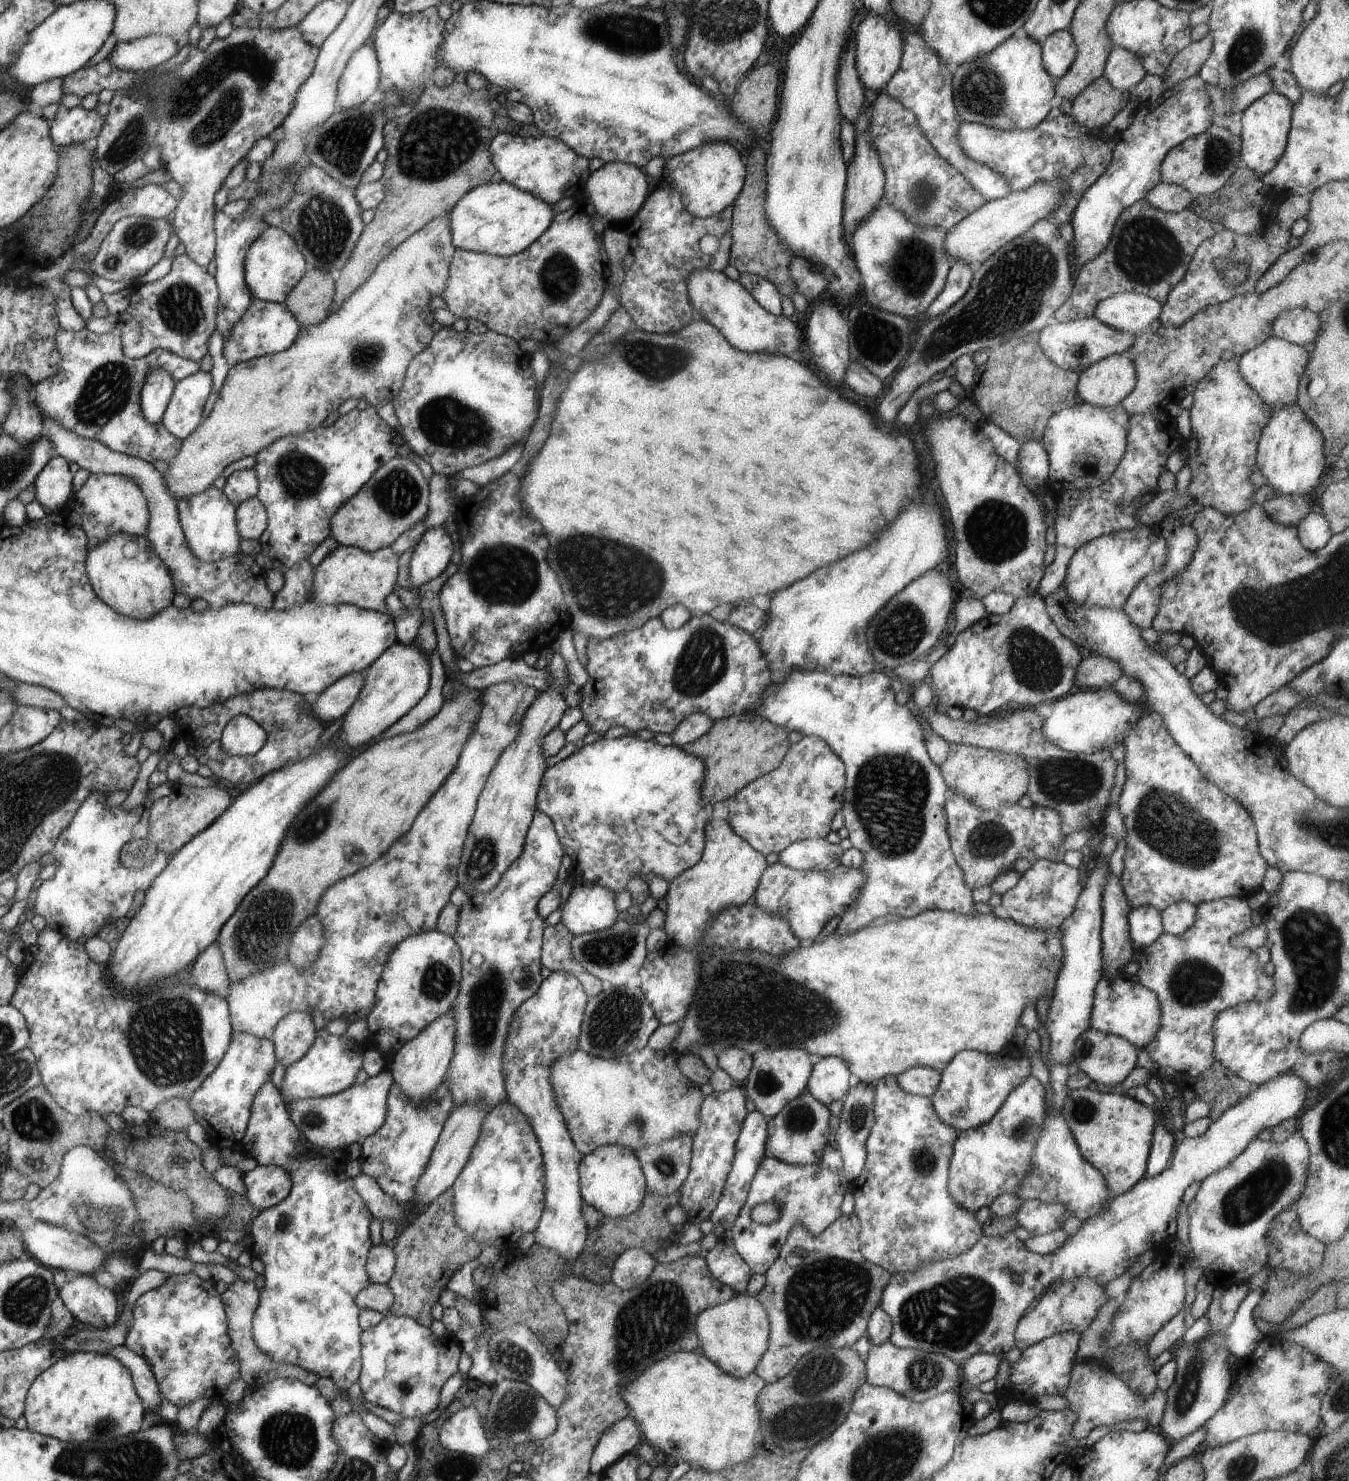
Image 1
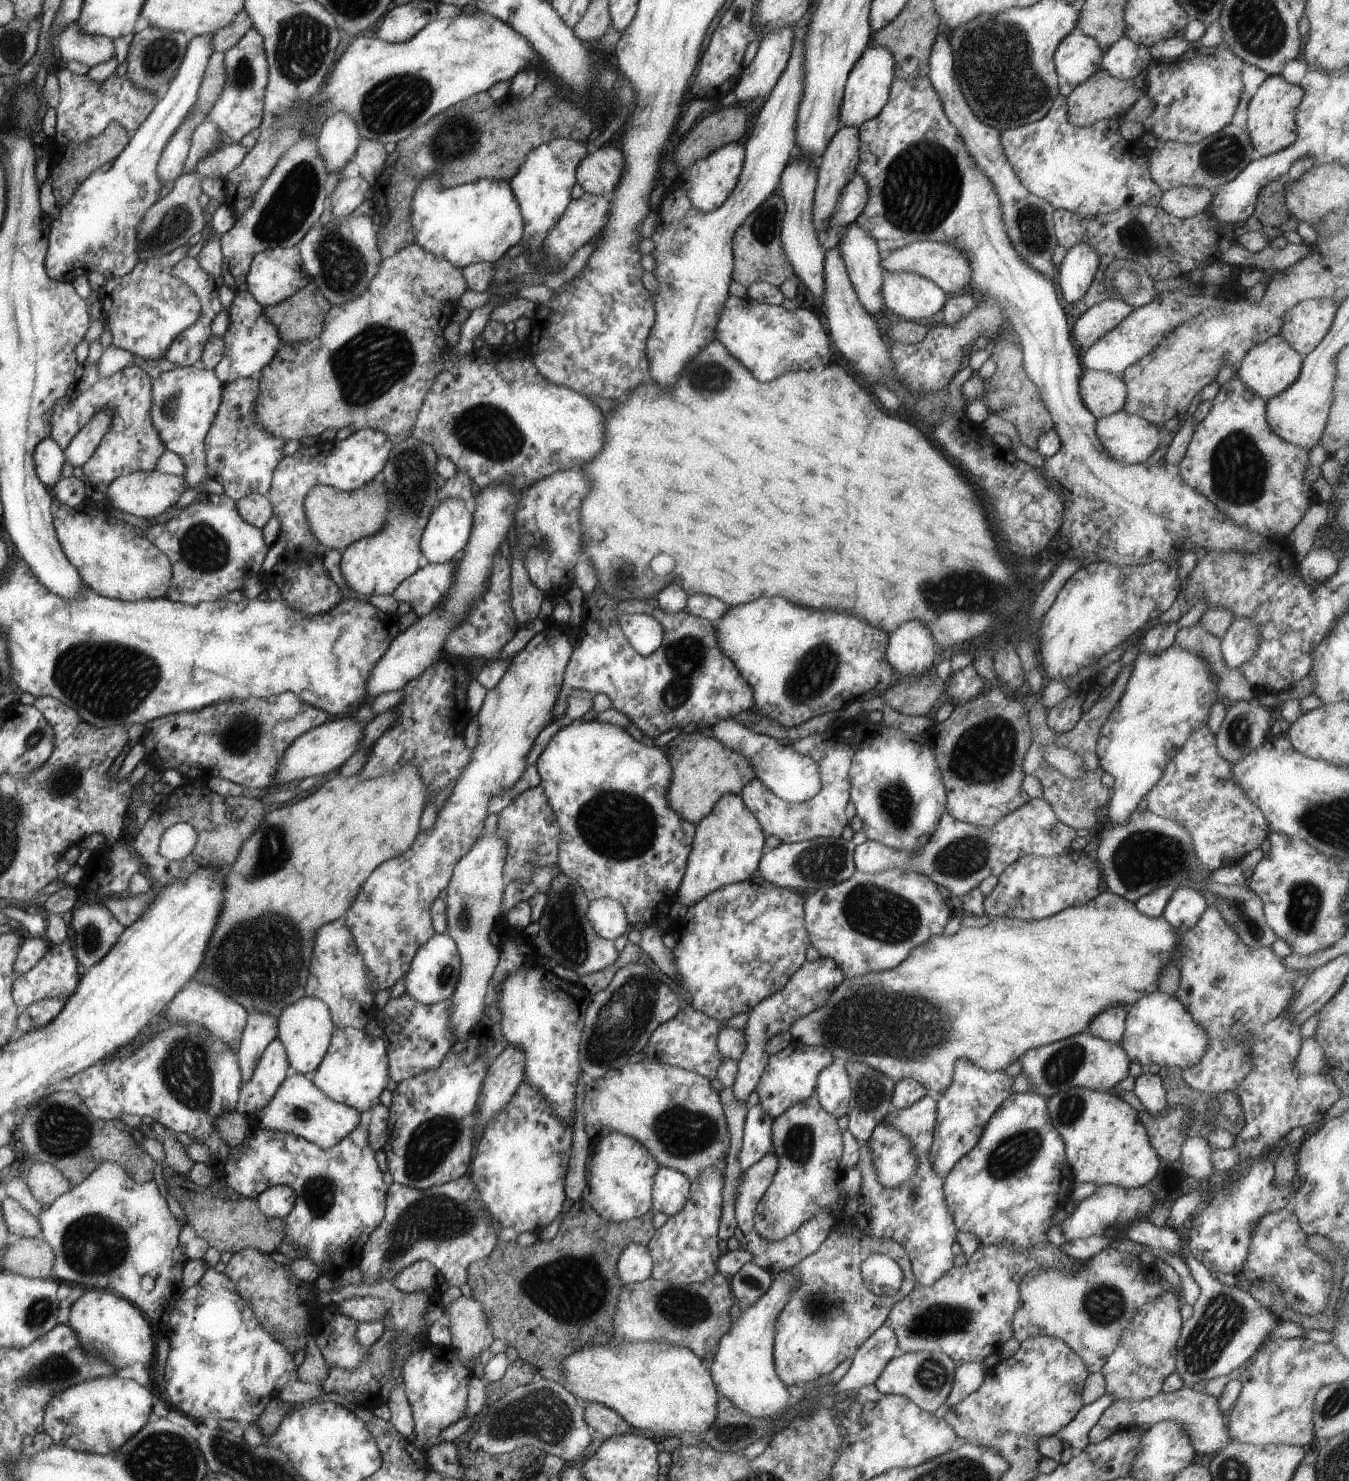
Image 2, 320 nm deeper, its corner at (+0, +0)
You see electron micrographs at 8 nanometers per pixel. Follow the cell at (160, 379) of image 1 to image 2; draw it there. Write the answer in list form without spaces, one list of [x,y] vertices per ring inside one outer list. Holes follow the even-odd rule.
[[[180,246],[174,252],[156,260],[146,260],[122,277],[108,277],[106,284],[98,290],[102,302],[102,314],[112,334],[112,345],[132,352],[145,360],[164,358],[172,342],[188,326],[196,325],[202,317],[199,296],[182,280],[171,275],[171,271],[188,255],[188,246]]]

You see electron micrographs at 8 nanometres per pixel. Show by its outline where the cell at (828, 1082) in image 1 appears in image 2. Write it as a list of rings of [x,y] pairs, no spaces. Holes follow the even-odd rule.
[[[832,1063],[818,1075],[815,1093],[820,1106],[837,1119],[846,1116],[851,1099],[850,1079],[845,1066]]]

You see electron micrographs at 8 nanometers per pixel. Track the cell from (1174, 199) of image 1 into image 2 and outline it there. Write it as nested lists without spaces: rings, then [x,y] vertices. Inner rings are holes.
[[[1182,185],[1163,191],[1159,207],[1179,219],[1187,219],[1206,212],[1213,198],[1214,192],[1210,189]]]

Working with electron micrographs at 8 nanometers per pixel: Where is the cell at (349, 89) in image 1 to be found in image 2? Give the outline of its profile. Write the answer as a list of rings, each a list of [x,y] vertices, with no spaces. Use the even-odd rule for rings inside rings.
[[[334,112],[323,123],[318,152],[327,162],[331,174],[340,174],[358,152],[362,137],[356,120],[346,112]]]

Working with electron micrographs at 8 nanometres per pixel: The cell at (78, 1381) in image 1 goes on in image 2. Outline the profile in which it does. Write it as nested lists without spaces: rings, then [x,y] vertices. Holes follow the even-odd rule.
[[[116,1375],[96,1377],[68,1386],[55,1394],[55,1397],[52,1397],[47,1404],[43,1430],[57,1445],[72,1447],[75,1451],[108,1456],[115,1450],[122,1449],[136,1433],[147,1425],[150,1408],[152,1408],[152,1394],[134,1379],[122,1380]]]

